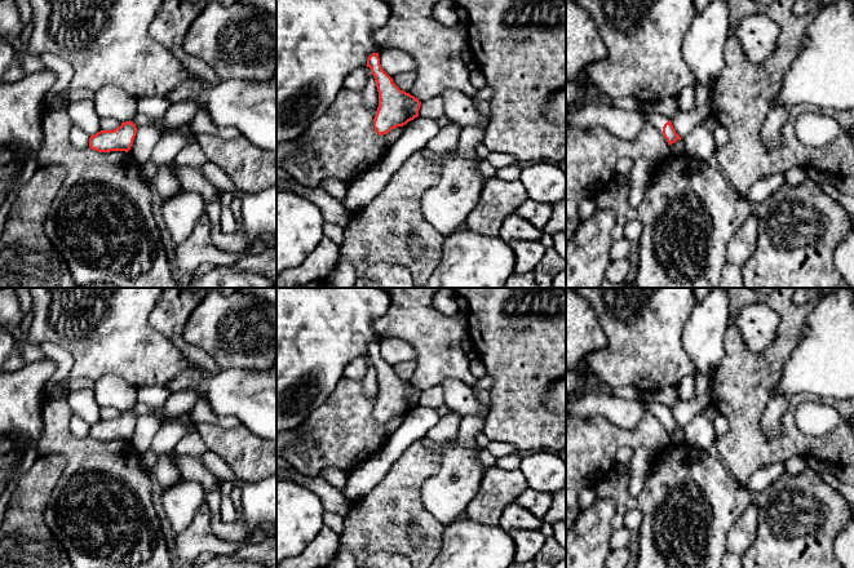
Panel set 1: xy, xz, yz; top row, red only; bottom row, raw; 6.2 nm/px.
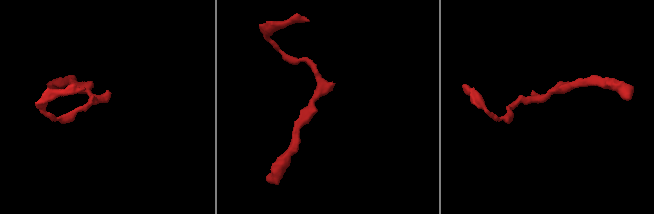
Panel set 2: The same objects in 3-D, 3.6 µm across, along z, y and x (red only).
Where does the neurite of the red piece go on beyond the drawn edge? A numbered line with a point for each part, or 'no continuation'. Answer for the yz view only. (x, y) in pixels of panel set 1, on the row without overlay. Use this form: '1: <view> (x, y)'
1: yz (658, 409)

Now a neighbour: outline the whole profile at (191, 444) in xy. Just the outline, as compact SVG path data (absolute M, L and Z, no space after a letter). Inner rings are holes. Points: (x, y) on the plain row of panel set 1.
M198 431L186 434L183 438L180 439L174 451L180 456L191 456L191 457L200 457L204 454L209 448L202 439Z

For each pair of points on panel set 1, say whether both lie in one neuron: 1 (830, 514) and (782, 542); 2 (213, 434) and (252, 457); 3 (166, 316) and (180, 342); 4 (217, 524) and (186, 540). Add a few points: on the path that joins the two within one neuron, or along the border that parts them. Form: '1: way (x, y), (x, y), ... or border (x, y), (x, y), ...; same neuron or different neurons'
1: way (818, 514), (793, 537); same neuron
2: way (222, 442), (237, 446), (243, 451); same neuron
3: way (171, 323), (176, 336); same neuron
4: border (206, 502), (212, 531), (222, 538), (238, 542); different neurons

